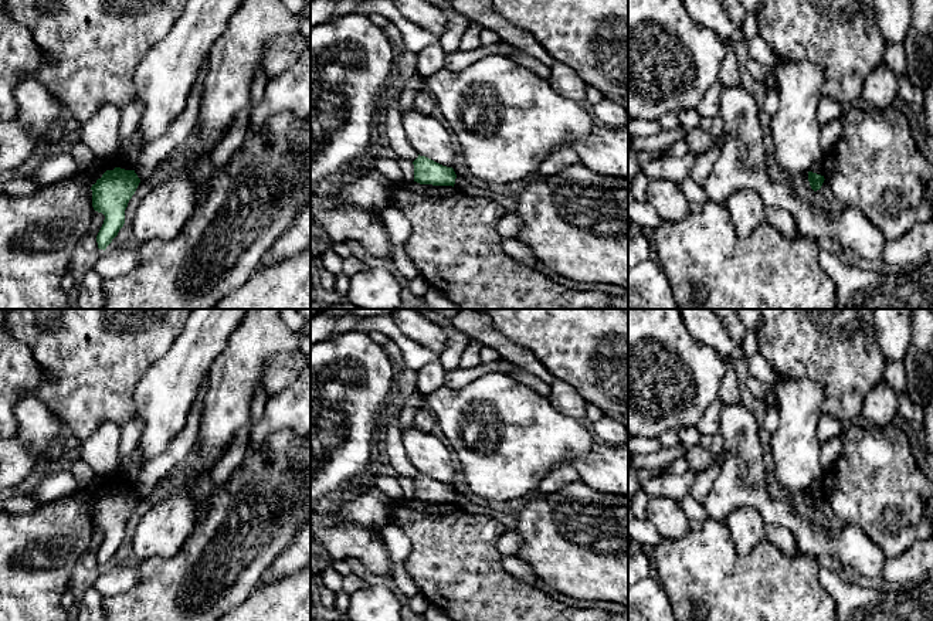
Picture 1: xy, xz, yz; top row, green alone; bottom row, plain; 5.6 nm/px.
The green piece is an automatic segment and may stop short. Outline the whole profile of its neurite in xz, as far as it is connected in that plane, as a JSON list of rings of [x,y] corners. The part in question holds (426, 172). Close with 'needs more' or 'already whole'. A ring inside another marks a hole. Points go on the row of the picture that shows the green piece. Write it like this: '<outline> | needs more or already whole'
[[[420,156],[413,162],[414,181],[432,186],[452,186],[457,174],[452,167],[442,166],[425,156]]] | already whole

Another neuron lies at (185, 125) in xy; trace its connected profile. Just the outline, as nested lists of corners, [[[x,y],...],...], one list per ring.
[[[193,86],[184,109],[173,121],[167,132],[143,147],[133,163],[133,170],[140,180],[150,177],[153,170],[162,162],[167,160],[176,147],[194,135],[199,122],[200,96],[201,91],[197,86]]]

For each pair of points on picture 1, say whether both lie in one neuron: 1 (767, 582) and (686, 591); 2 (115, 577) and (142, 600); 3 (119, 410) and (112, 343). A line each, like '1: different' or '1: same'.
1: same
2: different
3: same

